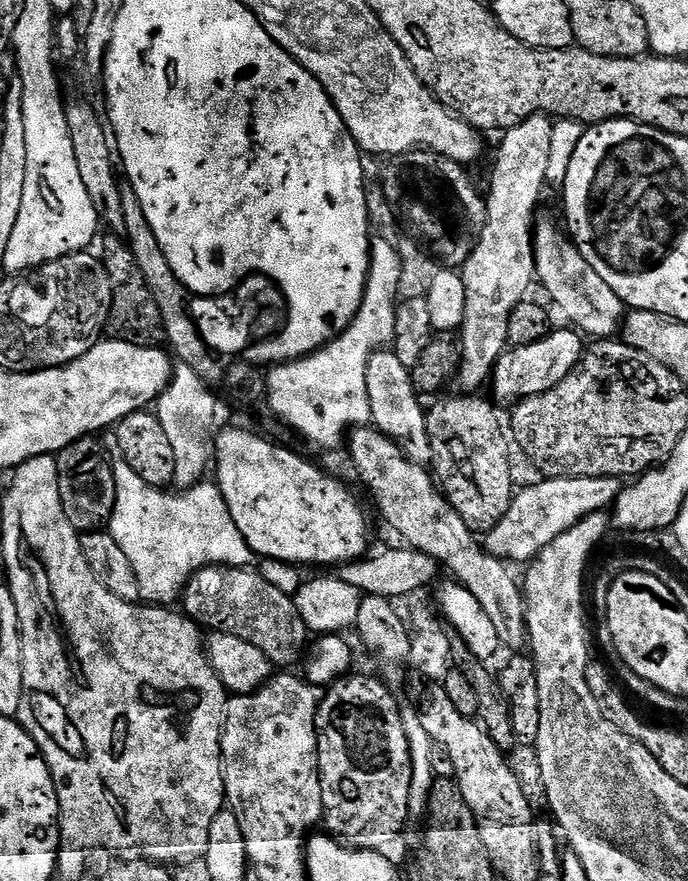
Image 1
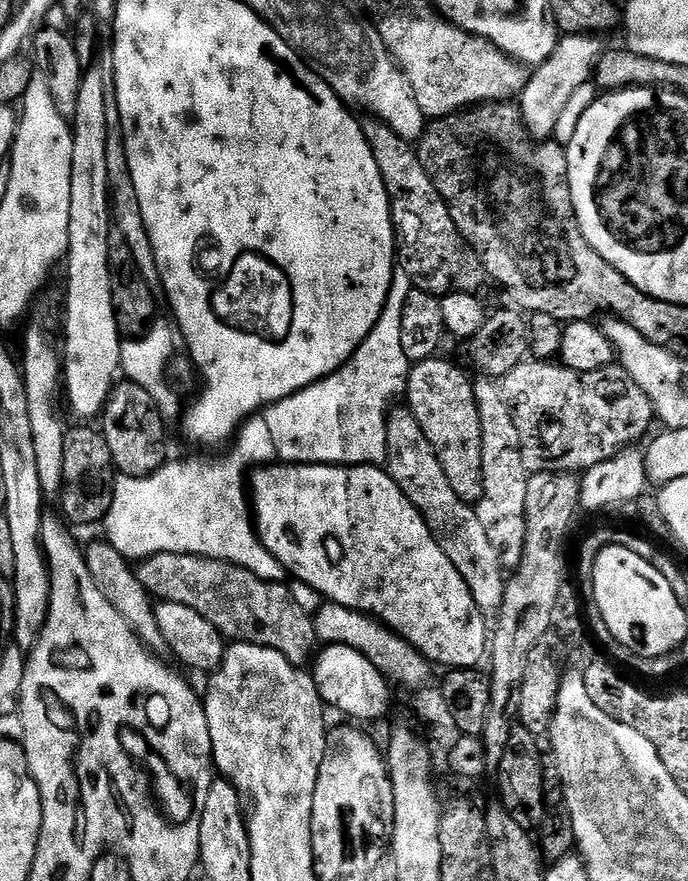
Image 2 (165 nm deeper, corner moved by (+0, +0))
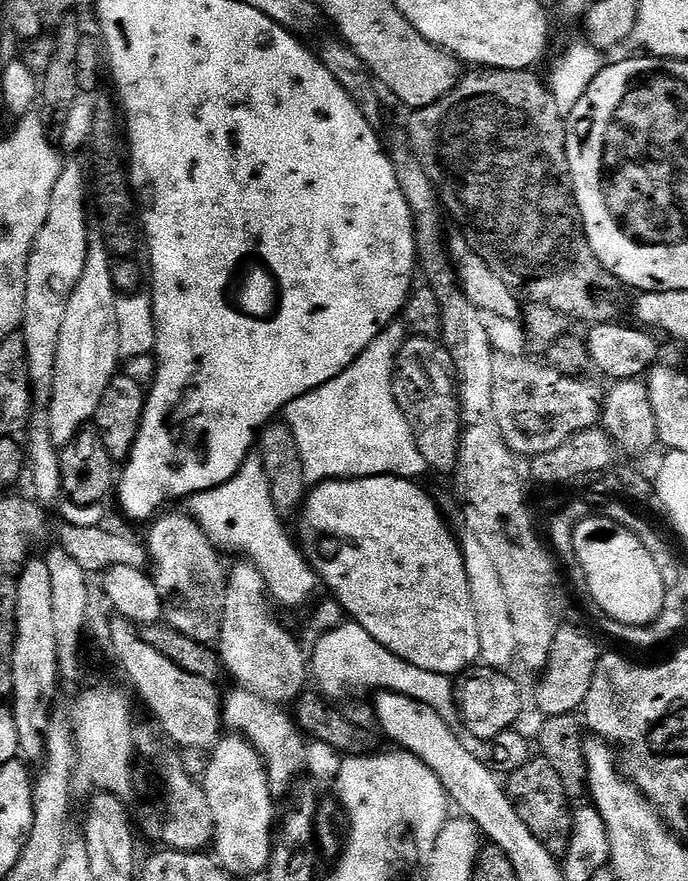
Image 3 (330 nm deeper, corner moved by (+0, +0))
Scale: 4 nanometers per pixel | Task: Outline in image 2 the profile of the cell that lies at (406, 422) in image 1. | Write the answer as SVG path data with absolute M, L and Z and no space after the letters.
M407 406L395 408L387 413L387 474L420 511L430 534L438 542L438 546L442 546L442 554L446 554L446 558L454 562L454 570L462 574L462 582L466 582L477 608L481 613L495 614L500 610L506 583L506 572L500 563L500 554L494 546L490 546L490 538L486 538L486 529L482 522L478 522L475 507L454 494L454 486L450 486L446 479L446 474L426 434L422 434L422 426L418 426L412 409Z

